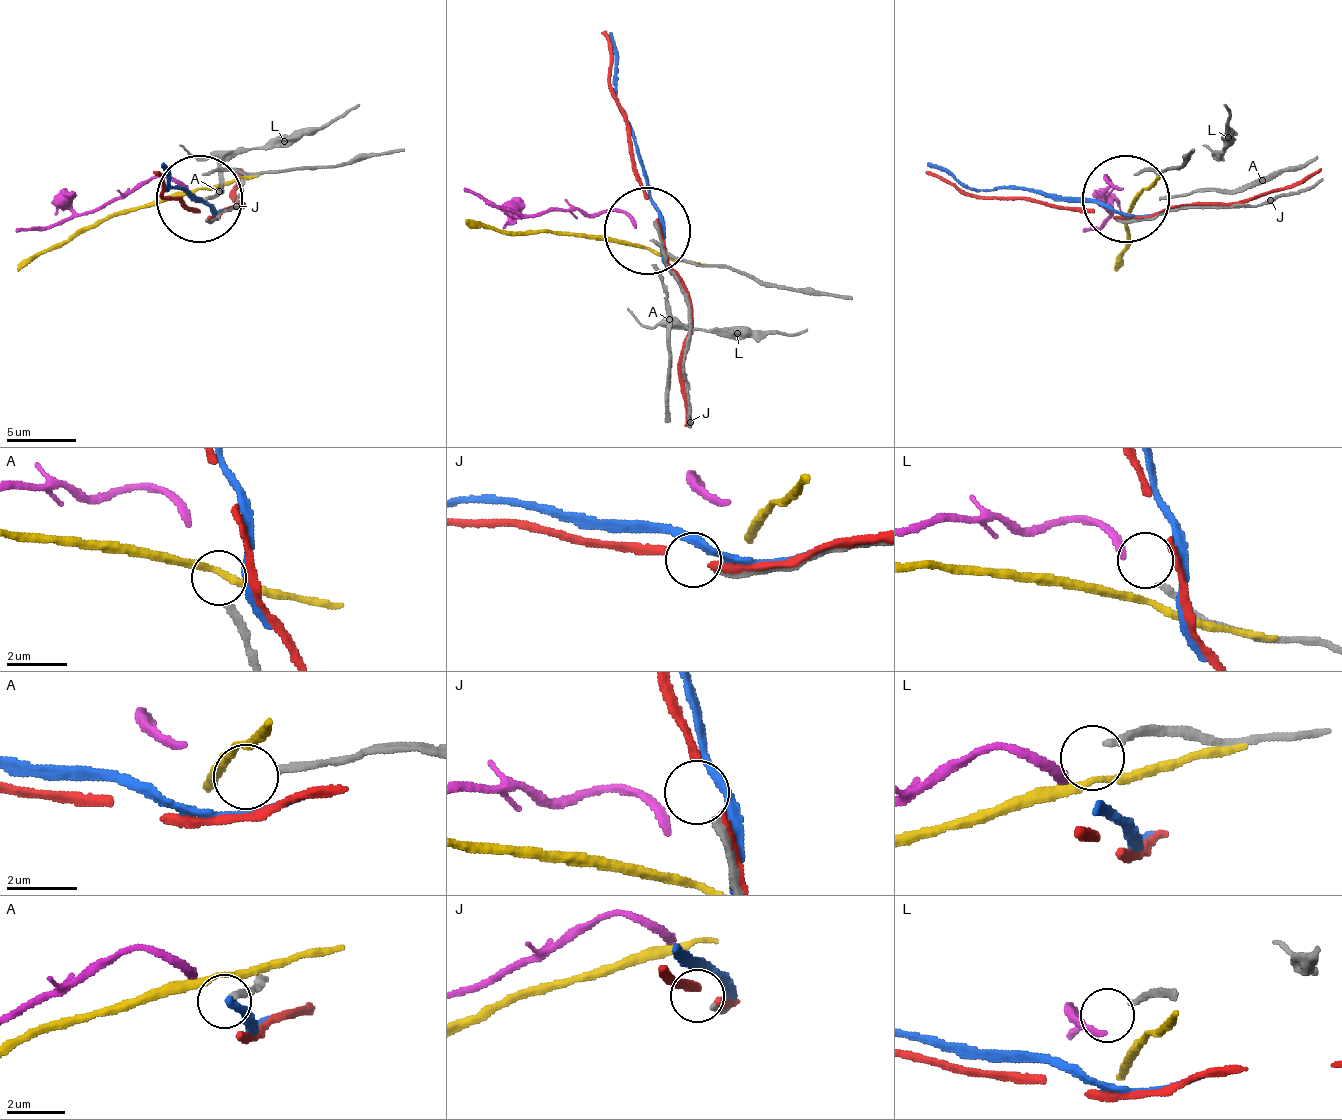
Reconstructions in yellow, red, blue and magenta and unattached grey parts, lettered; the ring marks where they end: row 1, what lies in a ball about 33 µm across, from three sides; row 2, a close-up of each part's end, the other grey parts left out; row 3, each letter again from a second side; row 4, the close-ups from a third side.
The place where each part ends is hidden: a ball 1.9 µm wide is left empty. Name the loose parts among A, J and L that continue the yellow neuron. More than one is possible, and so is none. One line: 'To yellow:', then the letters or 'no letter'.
To yellow: no letter

